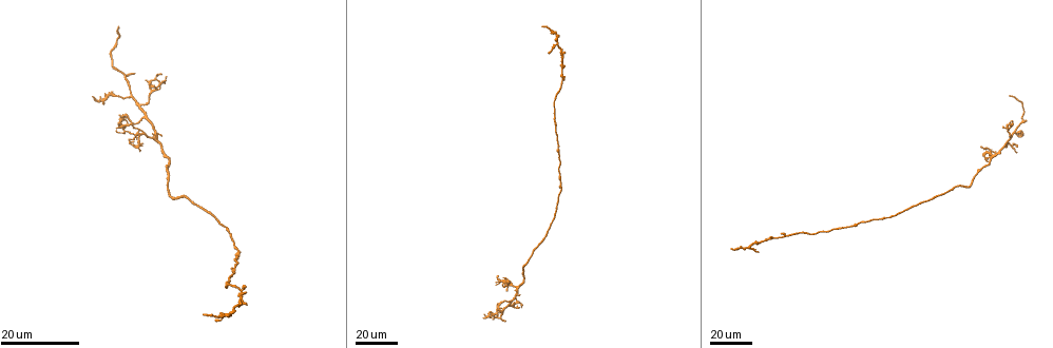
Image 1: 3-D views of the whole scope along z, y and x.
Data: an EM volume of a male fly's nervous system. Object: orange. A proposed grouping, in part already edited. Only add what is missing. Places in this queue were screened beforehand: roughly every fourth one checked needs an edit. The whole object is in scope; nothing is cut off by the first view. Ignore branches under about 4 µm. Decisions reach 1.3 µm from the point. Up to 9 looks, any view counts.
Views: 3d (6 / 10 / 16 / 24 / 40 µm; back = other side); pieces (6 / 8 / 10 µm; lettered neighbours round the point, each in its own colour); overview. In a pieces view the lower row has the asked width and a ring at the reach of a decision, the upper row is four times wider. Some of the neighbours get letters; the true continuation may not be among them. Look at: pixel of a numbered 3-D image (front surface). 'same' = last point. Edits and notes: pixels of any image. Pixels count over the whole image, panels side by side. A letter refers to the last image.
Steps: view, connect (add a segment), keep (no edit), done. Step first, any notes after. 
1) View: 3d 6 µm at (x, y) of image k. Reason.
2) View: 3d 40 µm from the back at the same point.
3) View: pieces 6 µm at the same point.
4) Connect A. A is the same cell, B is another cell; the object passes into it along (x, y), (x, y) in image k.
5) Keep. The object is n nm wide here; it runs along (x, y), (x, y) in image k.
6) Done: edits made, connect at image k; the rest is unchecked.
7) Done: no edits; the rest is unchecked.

View: 3d 40 µm at (1012, 144) of image 1. Branch stops here.

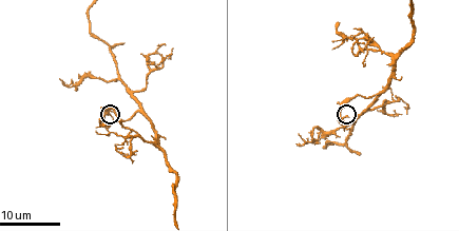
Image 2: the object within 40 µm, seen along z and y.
View: pieces 6 µm at (347, 114) of image 2.

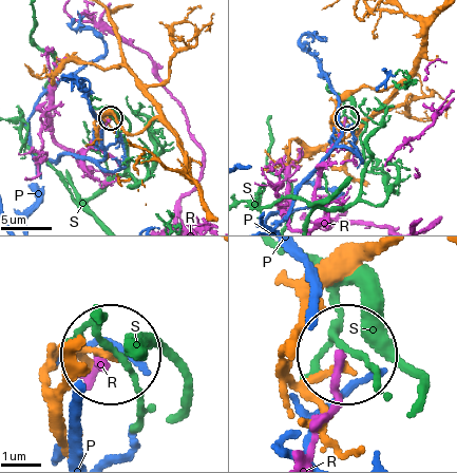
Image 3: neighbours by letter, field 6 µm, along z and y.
Keep. P, R and S are other cells; no lettered segment goes on from it.

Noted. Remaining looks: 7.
View: 3d 24 µm at (123, 41) of image 2. Branch stops here.

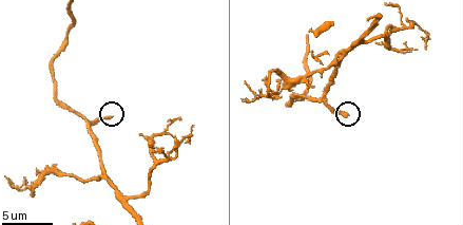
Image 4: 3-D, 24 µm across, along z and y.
View: pieces 8 µm at (346, 116) of image 4.

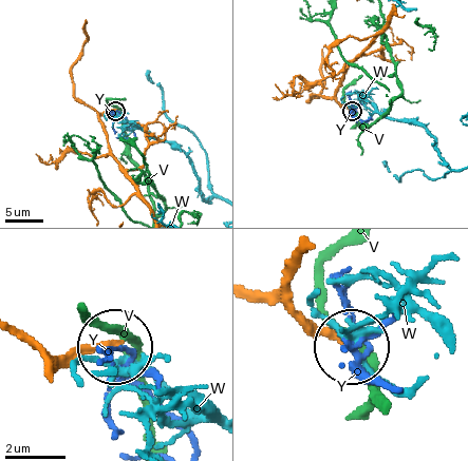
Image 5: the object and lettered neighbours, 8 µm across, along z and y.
Keep. The object is 240 nm wide here; V, W and Y are other cells; none of them fits.

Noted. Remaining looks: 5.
View: 3d 16 µm at (295, 144) of image 2. Free end.

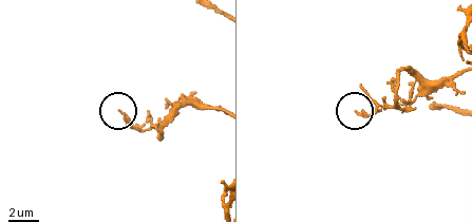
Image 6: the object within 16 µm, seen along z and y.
View: pieces 8 µm at (120, 113) of image 6.

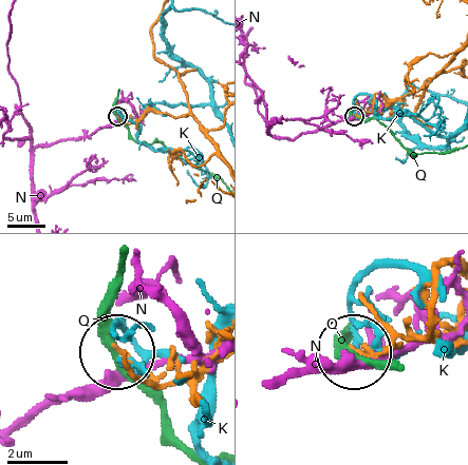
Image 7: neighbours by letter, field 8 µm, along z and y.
Keep. K, N and Q are other cells; it runs along (453, 329), (357, 352) in image 7; none of them fits.

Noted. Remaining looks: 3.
View: 3d 6 µm at (308, 36) of image 4. End of a long branch.

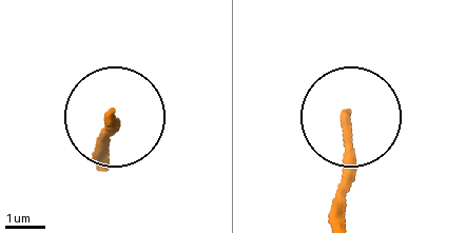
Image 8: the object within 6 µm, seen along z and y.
View: pieces 8 µm at (345, 118) of image 8. What lies round it.

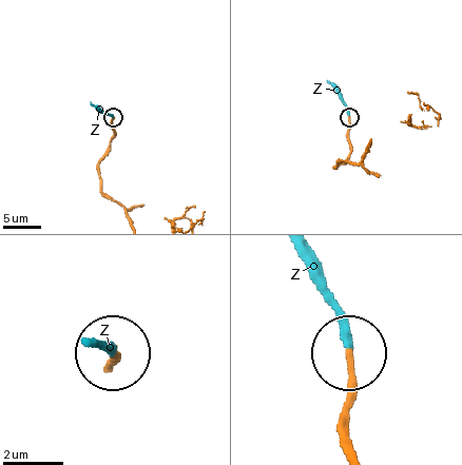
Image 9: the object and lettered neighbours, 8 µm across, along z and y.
Connect Z. Z is the same cell; the object passes into it along (346, 428), (346, 317), (313, 257) in image 9; the neuron continues.

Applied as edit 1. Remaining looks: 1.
Done: edits made, connect at image 9; the rest is unchecked.

